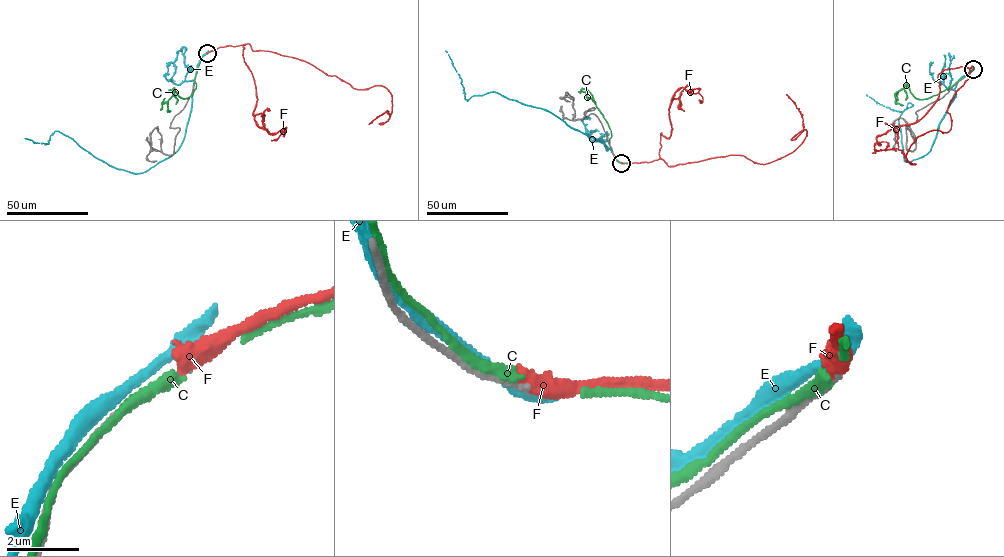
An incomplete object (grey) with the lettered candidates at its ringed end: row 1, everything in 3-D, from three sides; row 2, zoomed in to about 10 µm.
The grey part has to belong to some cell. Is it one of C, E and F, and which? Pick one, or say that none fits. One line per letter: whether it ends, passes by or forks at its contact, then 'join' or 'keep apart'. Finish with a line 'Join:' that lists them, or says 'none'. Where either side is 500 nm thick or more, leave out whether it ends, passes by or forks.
C: it passes by; keep apart
E: it passes by; keep apart
F: join
Join: F

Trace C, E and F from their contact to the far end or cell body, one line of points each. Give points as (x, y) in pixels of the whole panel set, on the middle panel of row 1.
C: (619, 162), (609, 144), (611, 130), (586, 89), (588, 99)
E: (621, 163), (601, 140), (572, 128), (546, 110), (492, 91), (467, 99), (461, 79), (445, 50)
F: (621, 163), (661, 159), (676, 165), (735, 154), (761, 163), (774, 161), (792, 153), (807, 132), (786, 94)

